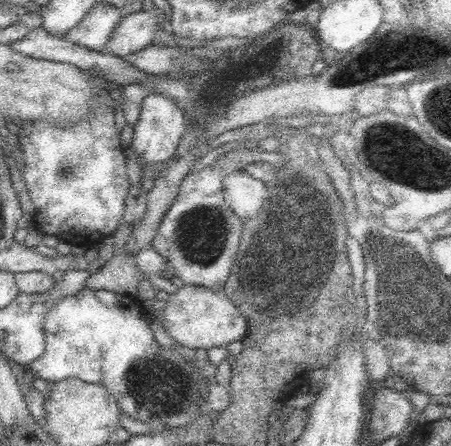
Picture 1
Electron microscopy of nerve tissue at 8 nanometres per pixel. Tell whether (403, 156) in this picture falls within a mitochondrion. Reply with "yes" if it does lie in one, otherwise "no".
yes

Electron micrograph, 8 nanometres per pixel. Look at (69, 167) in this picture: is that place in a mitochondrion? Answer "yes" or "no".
yes

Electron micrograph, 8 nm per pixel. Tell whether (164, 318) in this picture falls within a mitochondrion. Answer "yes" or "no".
no

